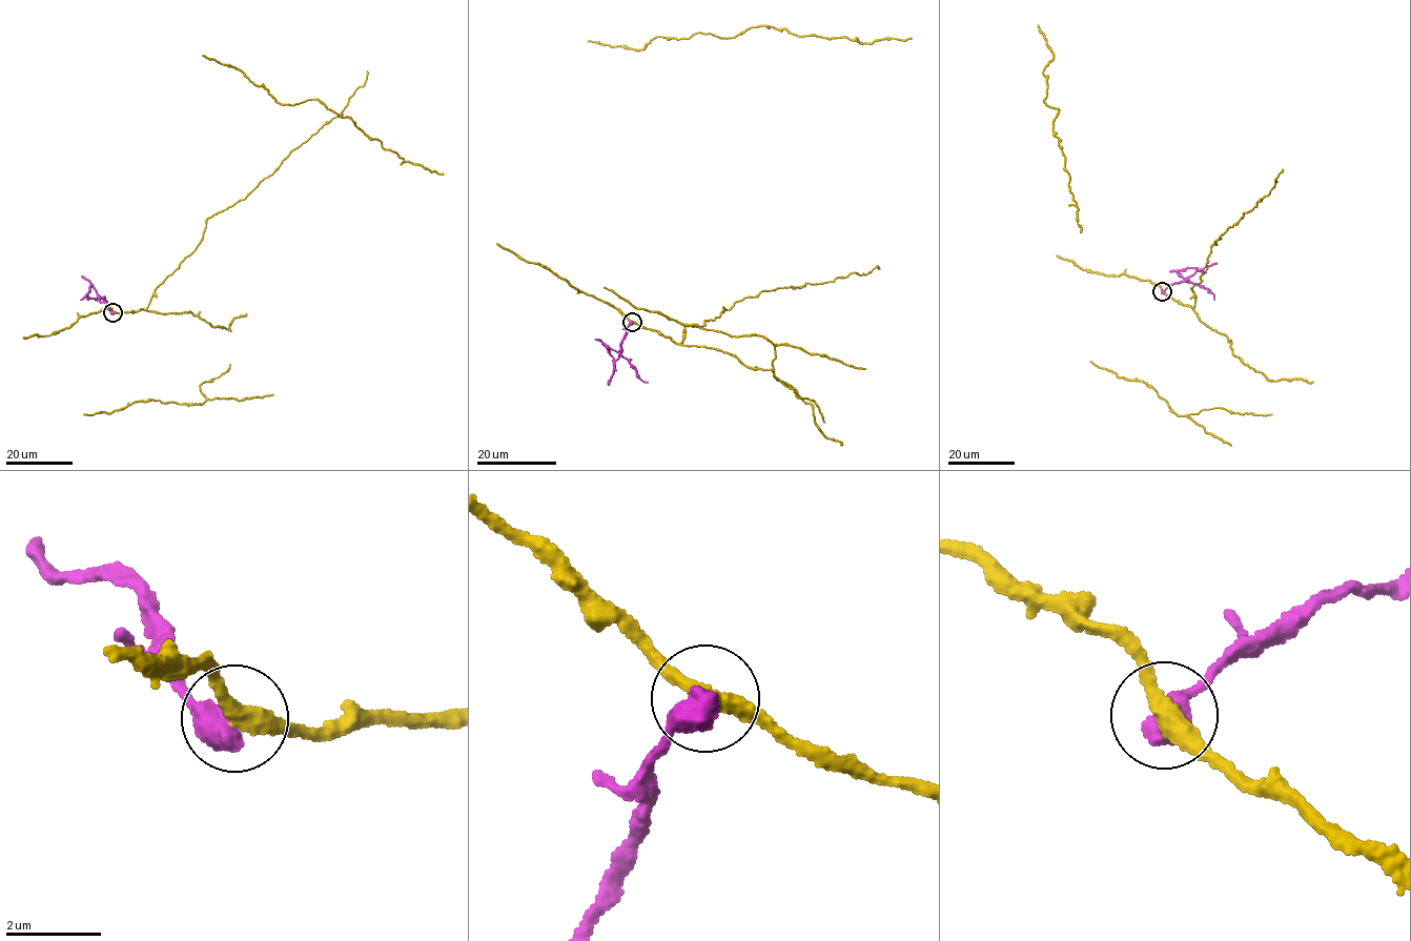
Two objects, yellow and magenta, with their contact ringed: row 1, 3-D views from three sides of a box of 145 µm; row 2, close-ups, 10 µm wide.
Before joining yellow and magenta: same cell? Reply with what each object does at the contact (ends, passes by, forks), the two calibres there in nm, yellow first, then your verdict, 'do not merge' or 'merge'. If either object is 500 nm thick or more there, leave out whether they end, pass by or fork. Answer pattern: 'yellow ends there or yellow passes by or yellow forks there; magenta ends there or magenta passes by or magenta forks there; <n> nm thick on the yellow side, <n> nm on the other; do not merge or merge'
360 nm thick on the yellow side, 600 nm on the other; do not merge

